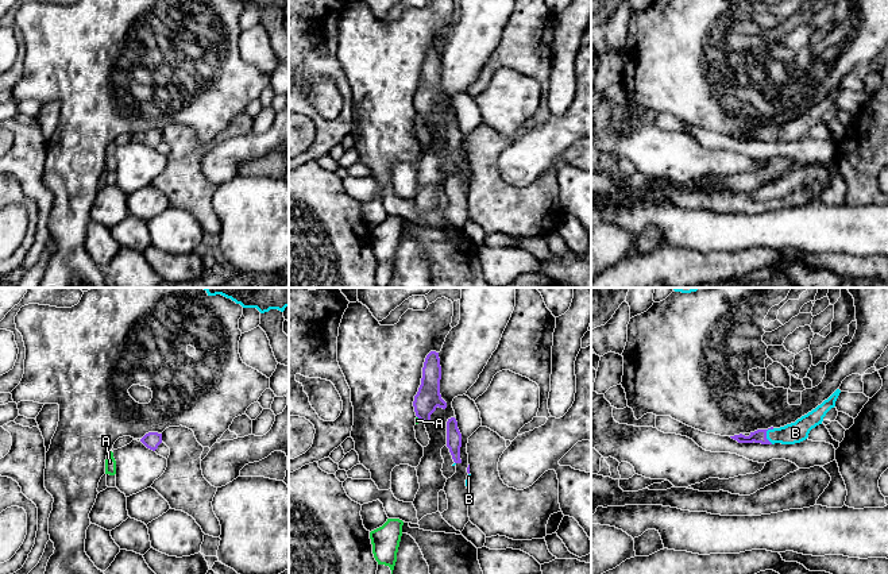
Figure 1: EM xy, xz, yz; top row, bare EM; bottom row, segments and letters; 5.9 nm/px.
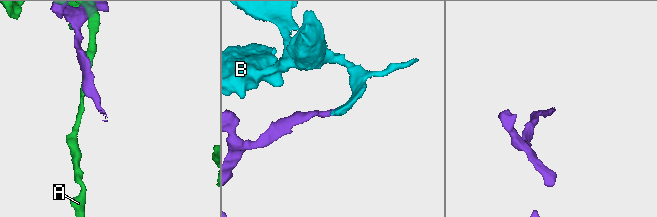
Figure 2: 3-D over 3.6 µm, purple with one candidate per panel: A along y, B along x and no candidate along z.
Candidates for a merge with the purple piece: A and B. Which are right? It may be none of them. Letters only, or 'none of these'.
B

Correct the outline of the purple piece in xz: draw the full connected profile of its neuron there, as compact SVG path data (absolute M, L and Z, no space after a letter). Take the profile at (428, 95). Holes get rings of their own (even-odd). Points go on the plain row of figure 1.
M431 49L424 59L421 82L414 93L413 104L416 113L425 122L436 105L447 105L440 92L441 63L439 50Z

